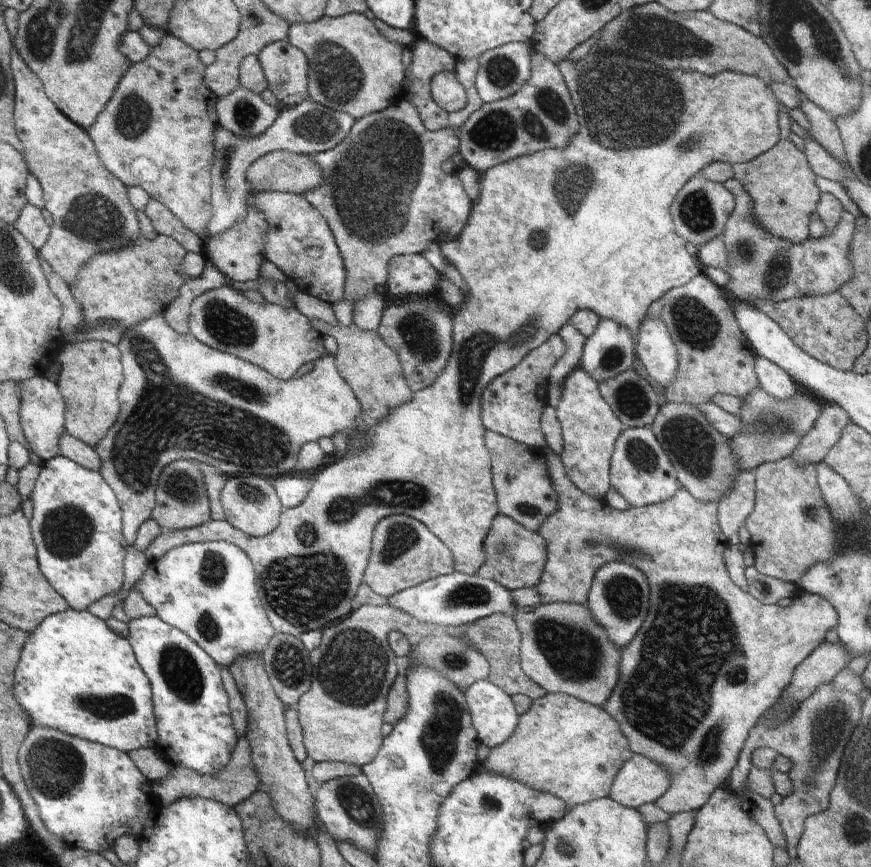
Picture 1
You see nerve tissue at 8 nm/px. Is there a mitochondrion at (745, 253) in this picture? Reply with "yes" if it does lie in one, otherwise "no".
yes

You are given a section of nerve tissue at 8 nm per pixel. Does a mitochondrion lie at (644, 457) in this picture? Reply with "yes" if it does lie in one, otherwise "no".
yes

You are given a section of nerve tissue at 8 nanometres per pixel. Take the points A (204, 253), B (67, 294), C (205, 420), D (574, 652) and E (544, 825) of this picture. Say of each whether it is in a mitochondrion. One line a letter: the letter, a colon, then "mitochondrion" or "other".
A: other
B: other
C: mitochondrion
D: mitochondrion
E: other

